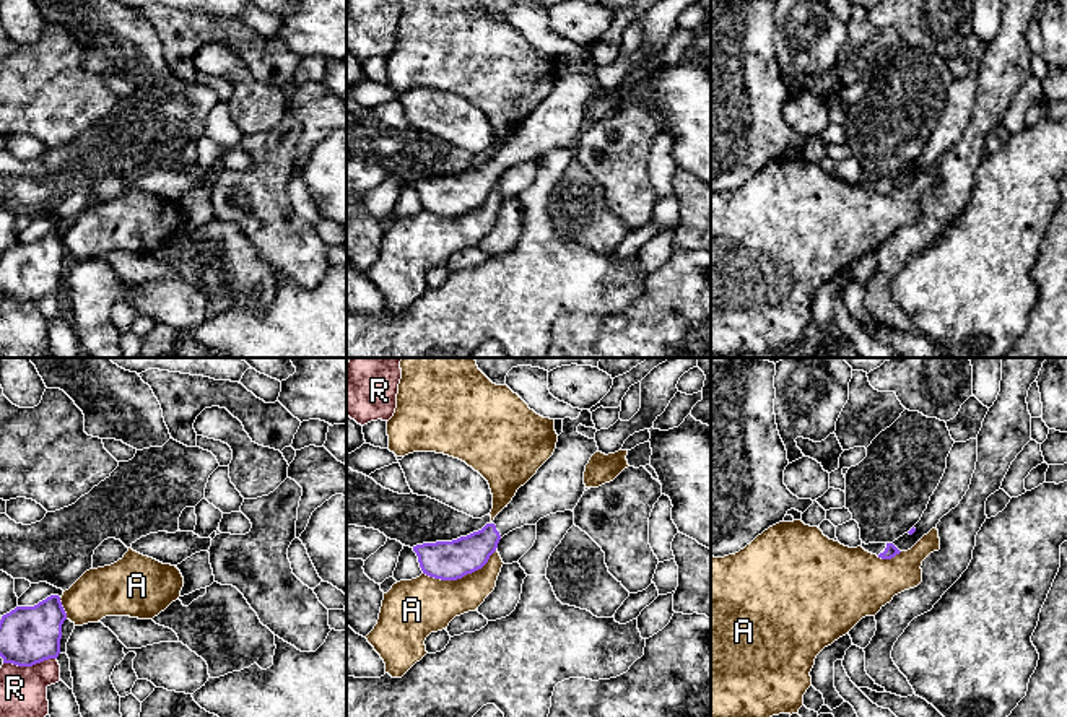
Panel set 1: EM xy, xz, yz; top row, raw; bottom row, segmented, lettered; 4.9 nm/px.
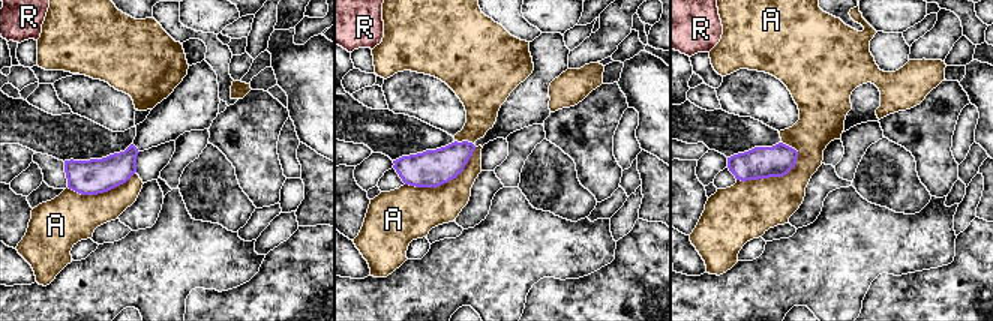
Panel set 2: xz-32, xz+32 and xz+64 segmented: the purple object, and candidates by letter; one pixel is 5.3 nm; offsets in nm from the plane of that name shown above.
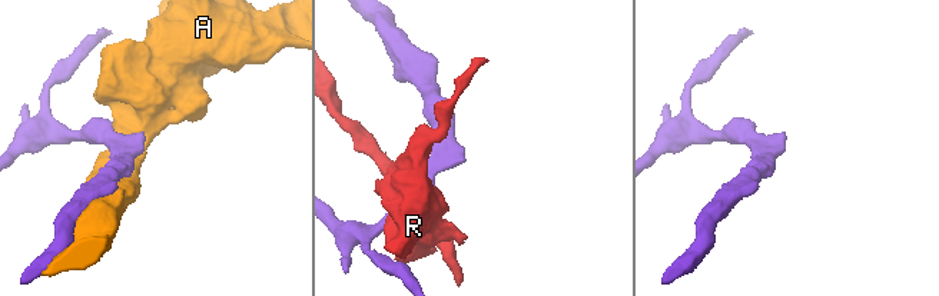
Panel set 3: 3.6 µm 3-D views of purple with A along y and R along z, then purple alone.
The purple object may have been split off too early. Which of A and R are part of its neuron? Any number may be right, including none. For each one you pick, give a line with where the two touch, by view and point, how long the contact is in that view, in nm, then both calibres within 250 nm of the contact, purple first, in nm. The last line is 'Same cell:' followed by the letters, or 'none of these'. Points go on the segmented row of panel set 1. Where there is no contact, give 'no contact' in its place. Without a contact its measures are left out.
Same cell: none of these

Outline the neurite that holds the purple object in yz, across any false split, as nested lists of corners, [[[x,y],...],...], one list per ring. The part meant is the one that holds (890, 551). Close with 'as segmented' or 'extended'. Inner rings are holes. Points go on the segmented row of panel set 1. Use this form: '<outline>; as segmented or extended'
[[[862,543],[860,546],[882,559],[891,559],[901,553],[893,543]]]; extended

